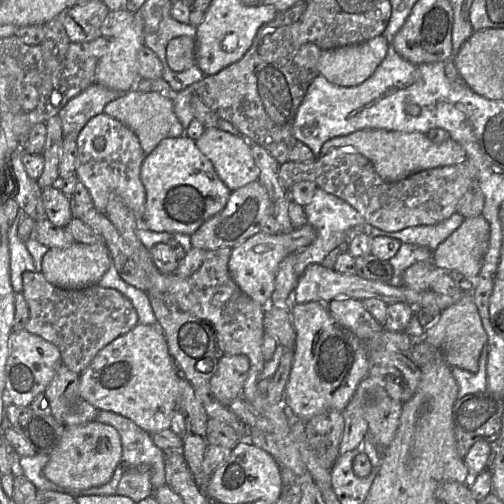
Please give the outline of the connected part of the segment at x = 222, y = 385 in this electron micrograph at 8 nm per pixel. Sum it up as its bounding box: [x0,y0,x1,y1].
[210,355,250,406]

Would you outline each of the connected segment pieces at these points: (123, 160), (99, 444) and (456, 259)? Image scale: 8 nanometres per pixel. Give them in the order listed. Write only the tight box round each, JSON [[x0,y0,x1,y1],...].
[[76,112,146,227],[44,421,122,496],[432,215,489,279]]

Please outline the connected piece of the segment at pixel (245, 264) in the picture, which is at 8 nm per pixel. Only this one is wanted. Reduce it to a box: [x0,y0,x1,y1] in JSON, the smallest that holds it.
[228,223,316,307]

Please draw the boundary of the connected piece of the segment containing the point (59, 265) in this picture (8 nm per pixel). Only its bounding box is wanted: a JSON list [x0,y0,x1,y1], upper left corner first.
[41,242,112,290]

